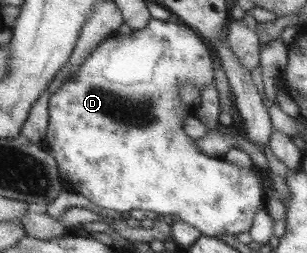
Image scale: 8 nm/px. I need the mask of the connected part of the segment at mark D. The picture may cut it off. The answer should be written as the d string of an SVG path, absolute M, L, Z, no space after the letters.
M150 18L144 28L132 30L129 35L119 33L116 30L113 34L102 39L102 42L82 61L78 70L69 79L66 79L56 92L51 93L47 100L48 126L41 146L49 150L49 153L55 158L59 176L62 178L65 188L82 194L100 209L115 210L120 213L138 209L155 212L156 215L165 217L176 215L180 221L199 230L200 235L203 236L218 237L224 234L233 236L249 232L252 218L256 211L263 209L265 200L263 186L260 177L257 176L256 169L254 167L238 168L238 166L226 162L223 158L204 154L183 129L185 118L193 116L195 110L193 112L192 109L184 108L178 89L183 82L189 82L201 92L209 82L213 82L212 52L206 41L189 26L181 22L175 23L156 18Z

